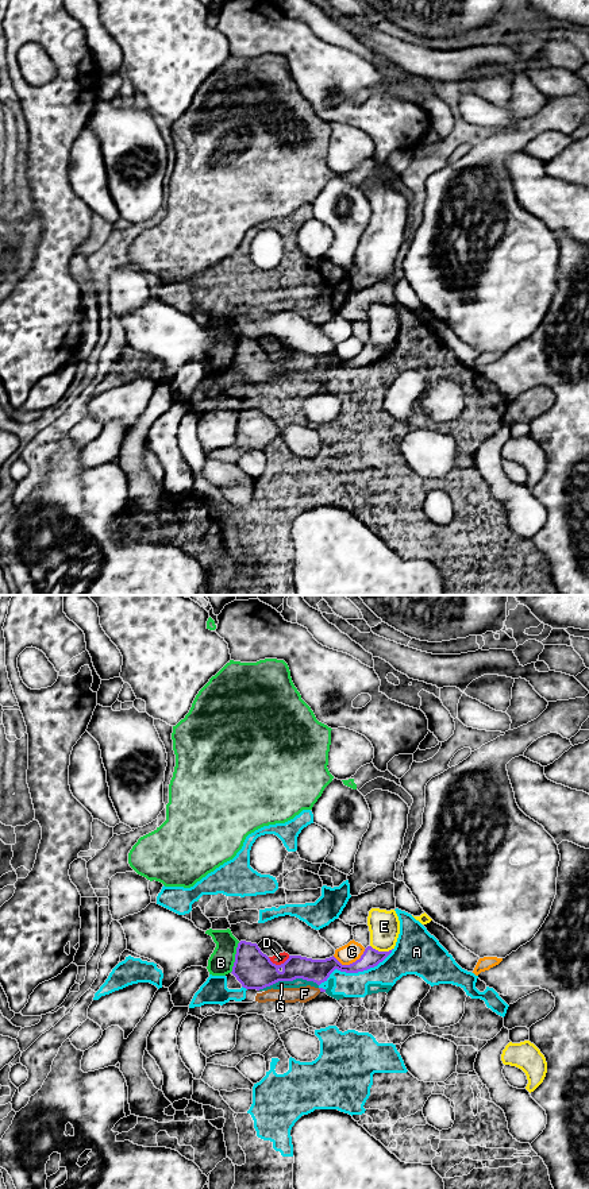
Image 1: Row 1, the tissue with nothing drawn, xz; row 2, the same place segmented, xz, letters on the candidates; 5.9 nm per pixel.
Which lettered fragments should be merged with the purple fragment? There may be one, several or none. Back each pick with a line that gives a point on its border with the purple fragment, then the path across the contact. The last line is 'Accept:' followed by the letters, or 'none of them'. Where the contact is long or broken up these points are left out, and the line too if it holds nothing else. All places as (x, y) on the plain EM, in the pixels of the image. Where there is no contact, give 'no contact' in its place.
Accept: none of them

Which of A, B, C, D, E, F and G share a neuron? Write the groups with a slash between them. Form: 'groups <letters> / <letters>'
groups A D F G / B / C / E

